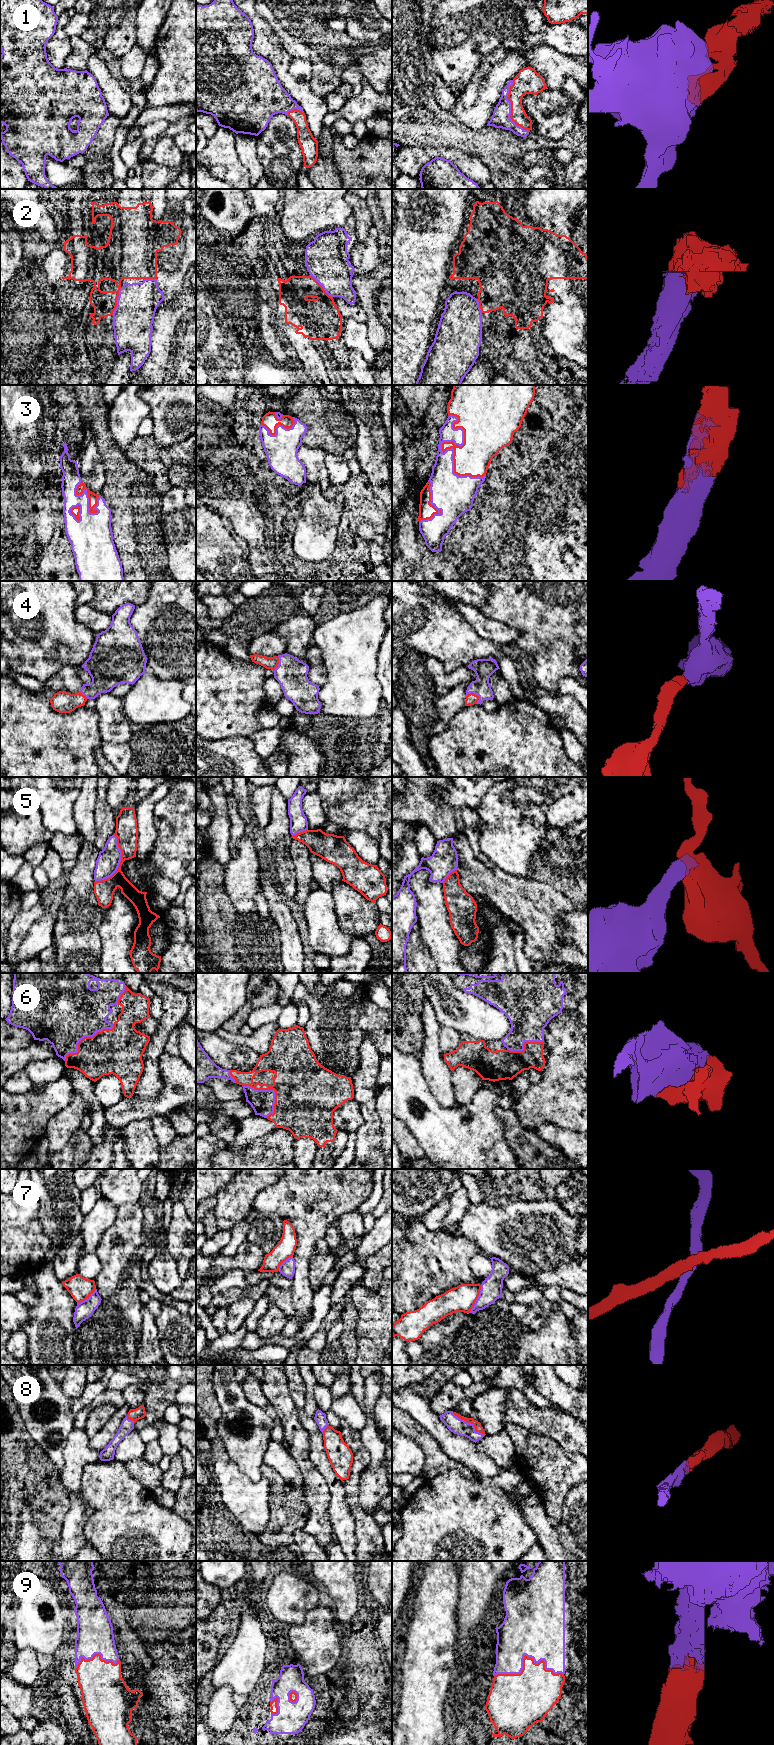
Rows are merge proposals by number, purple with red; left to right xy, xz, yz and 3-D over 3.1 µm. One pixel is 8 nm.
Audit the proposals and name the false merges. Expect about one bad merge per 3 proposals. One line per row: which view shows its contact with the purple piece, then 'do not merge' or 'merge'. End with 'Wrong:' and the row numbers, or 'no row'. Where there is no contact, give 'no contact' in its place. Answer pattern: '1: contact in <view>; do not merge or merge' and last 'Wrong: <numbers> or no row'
1: contact in yz; merge
2: contact in xy; merge
3: contact in yz; merge
4: contact in yz; merge
5: contact in xy; do not merge
6: contact in xy; merge
7: contact in yz; do not merge
8: contact in yz; merge
9: contact in yz; merge
Wrong: 5, 7

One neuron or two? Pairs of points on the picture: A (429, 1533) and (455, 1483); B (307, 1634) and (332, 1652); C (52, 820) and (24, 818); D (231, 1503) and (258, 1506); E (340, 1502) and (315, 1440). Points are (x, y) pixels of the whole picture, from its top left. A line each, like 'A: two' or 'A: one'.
A: one
B: one
C: two
D: one
E: one

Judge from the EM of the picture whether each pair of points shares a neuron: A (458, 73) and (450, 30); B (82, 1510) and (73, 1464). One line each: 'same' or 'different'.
A: same
B: same

